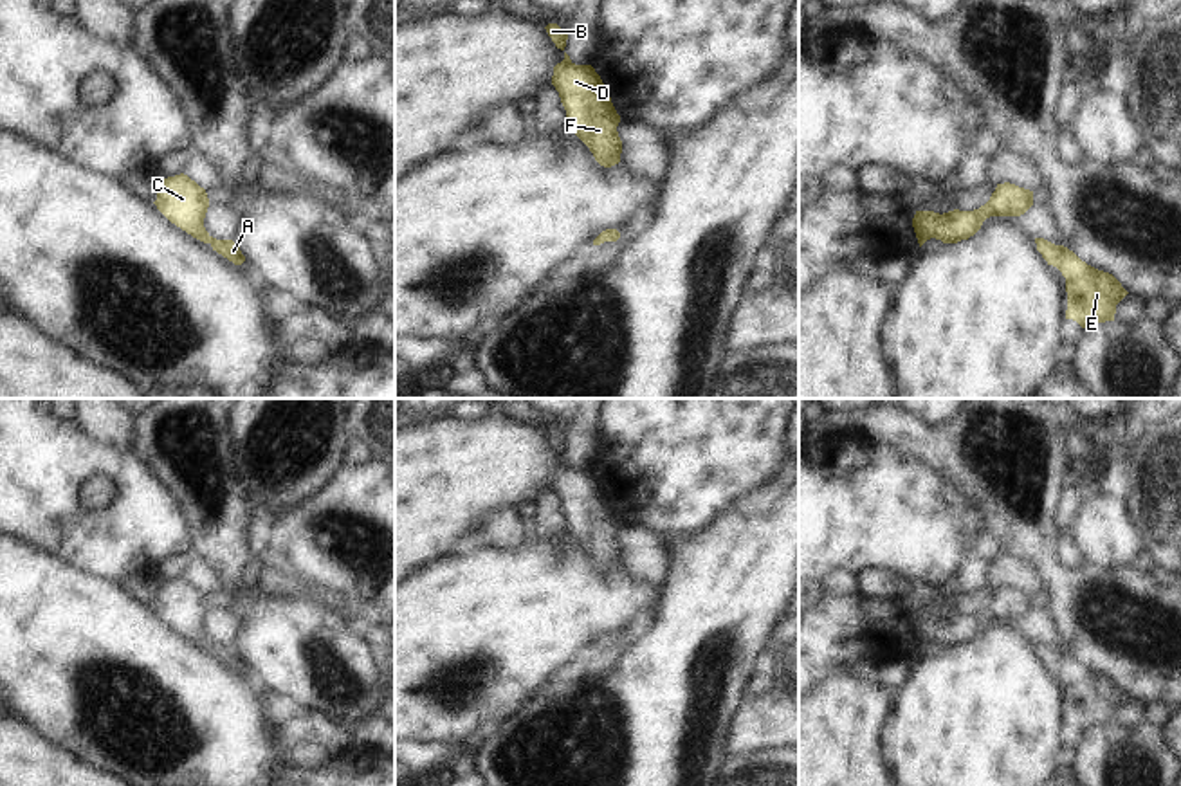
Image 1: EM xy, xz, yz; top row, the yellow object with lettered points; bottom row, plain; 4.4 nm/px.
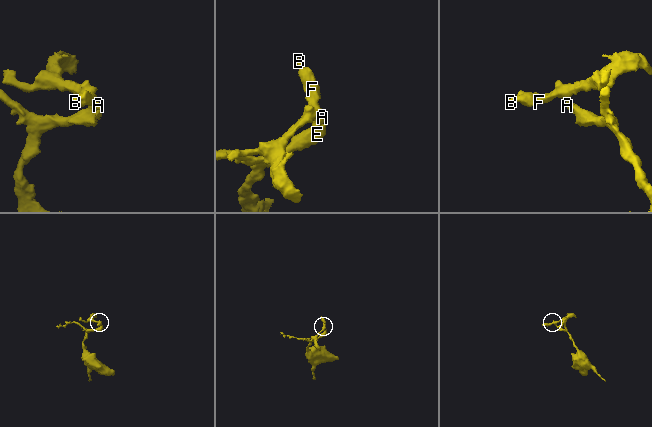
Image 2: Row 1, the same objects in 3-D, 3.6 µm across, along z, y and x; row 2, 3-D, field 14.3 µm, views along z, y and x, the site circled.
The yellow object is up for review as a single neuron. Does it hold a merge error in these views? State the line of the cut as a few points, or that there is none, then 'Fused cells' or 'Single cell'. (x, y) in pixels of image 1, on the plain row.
No split. Single cell.

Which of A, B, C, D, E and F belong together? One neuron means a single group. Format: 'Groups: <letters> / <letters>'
Groups: A B C D E F.

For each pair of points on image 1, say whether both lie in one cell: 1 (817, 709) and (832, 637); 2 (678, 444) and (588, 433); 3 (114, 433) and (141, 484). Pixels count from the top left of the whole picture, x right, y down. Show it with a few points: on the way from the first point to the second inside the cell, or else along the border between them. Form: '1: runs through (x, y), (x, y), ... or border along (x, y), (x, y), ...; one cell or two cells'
1: border along (833, 673), (817, 684); two cells
2: border along (603, 417), (603, 453), (590, 467); two cells
3: border along (85, 428), (109, 444), (134, 449); two cells

